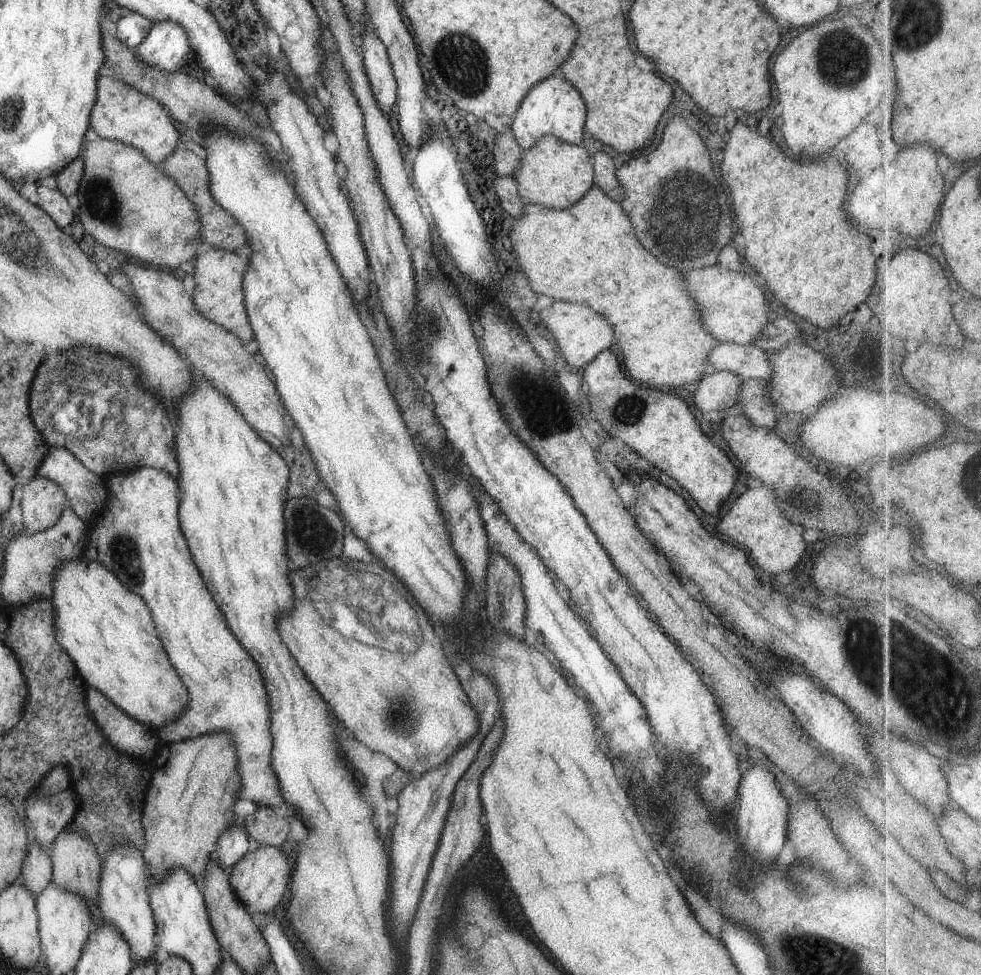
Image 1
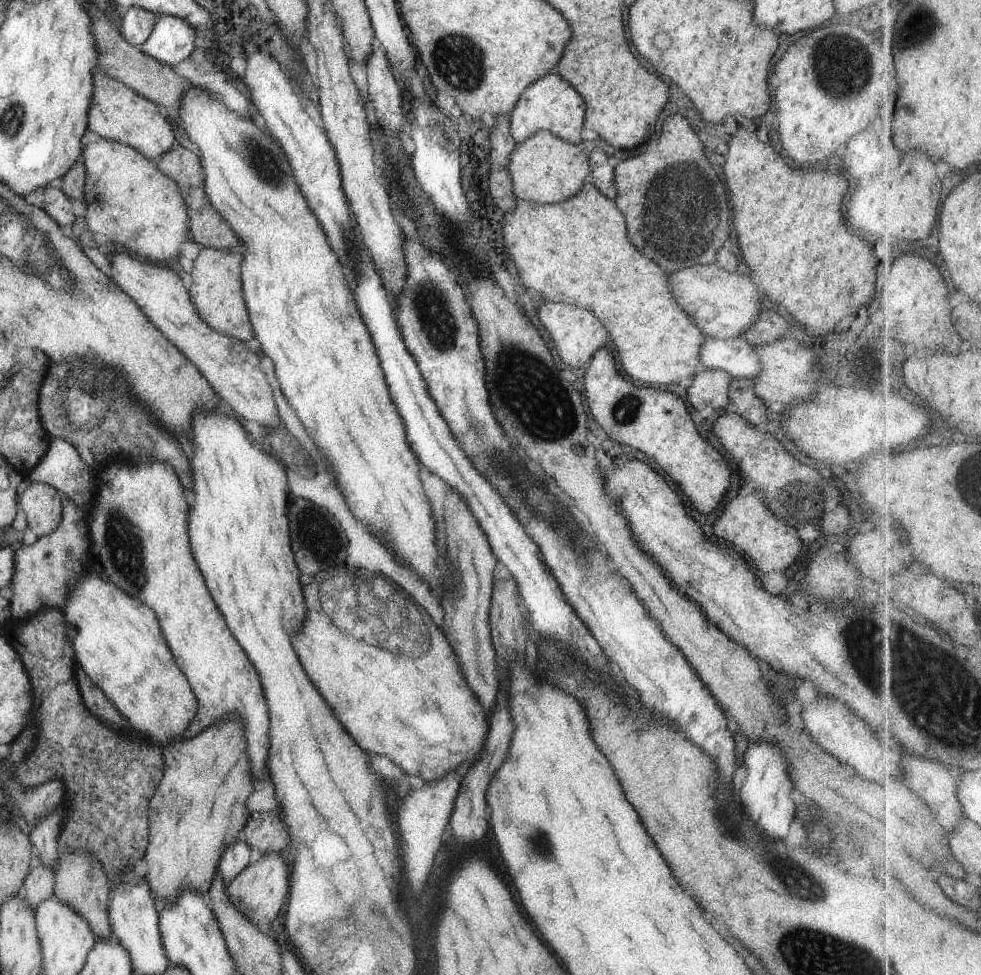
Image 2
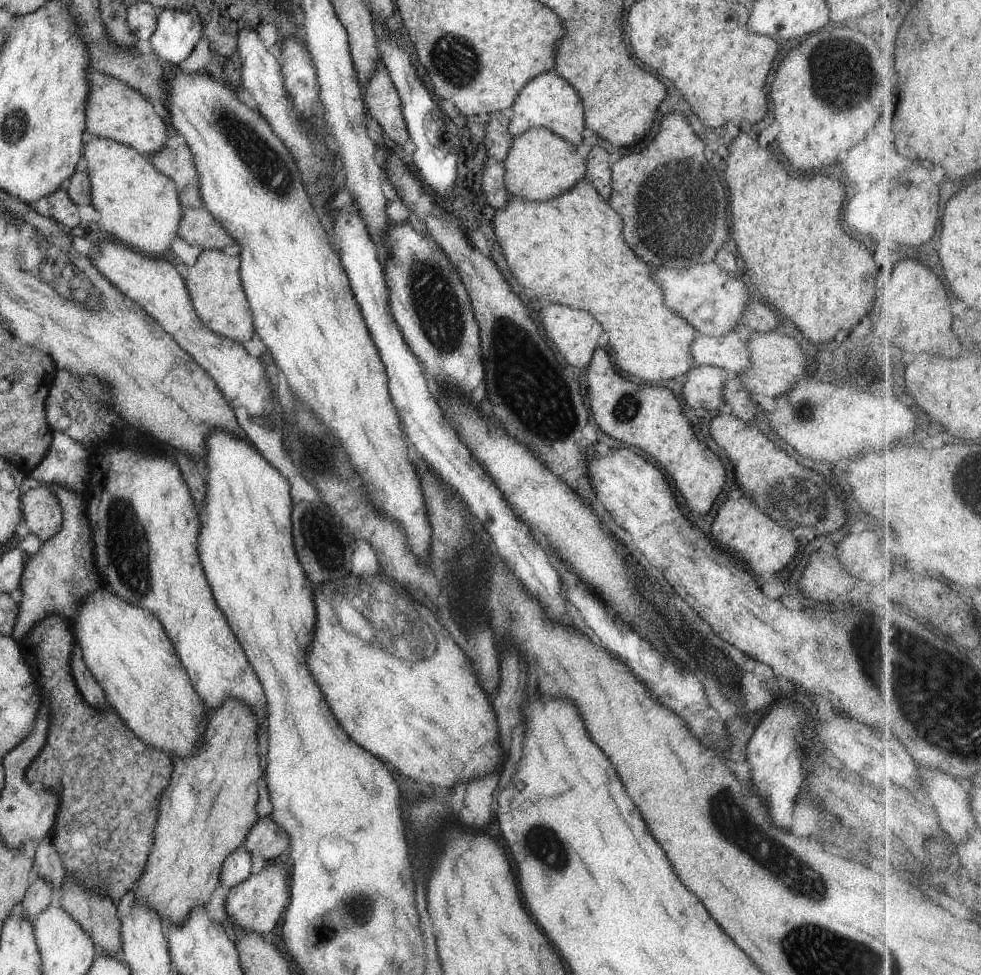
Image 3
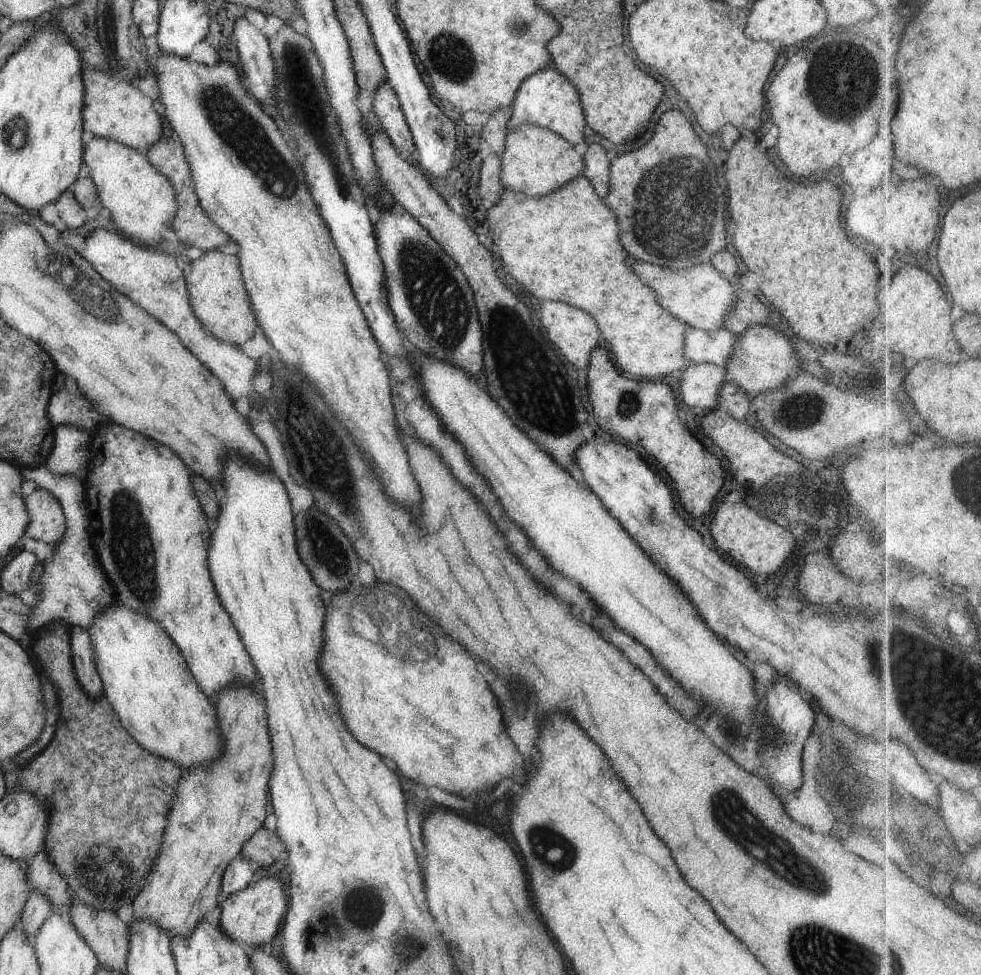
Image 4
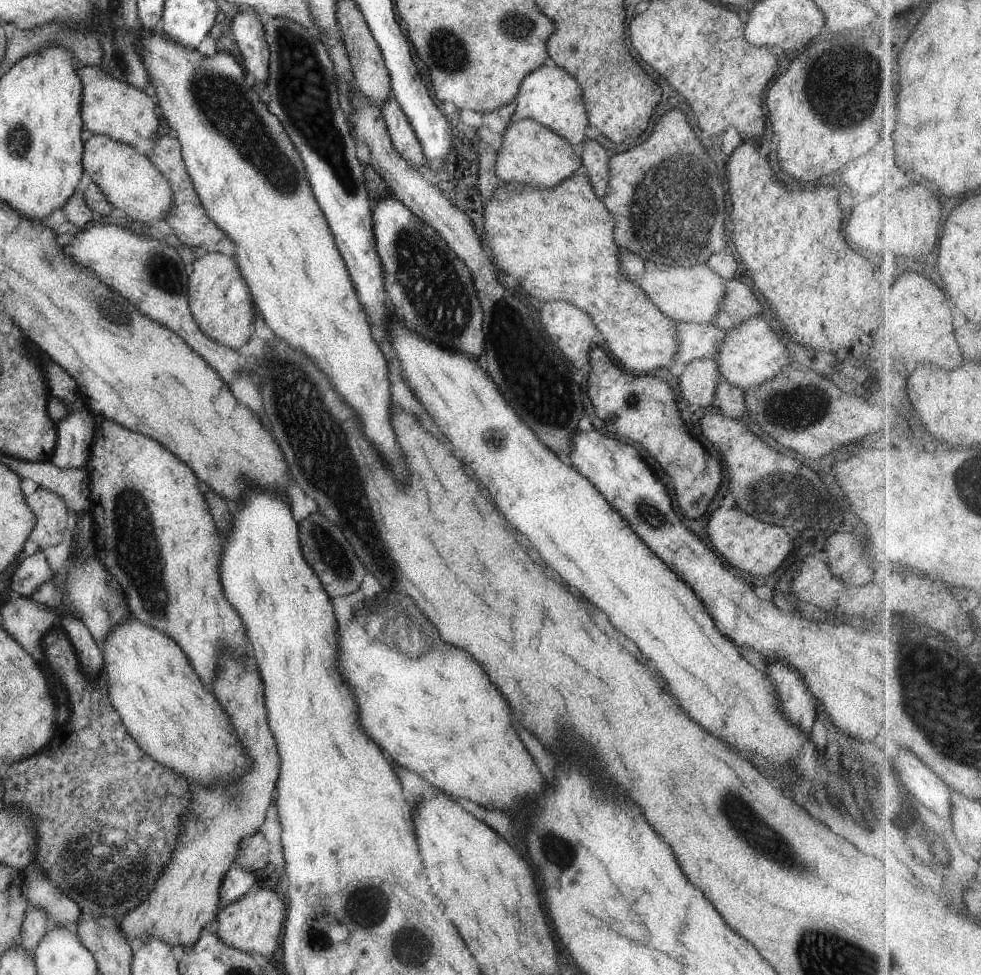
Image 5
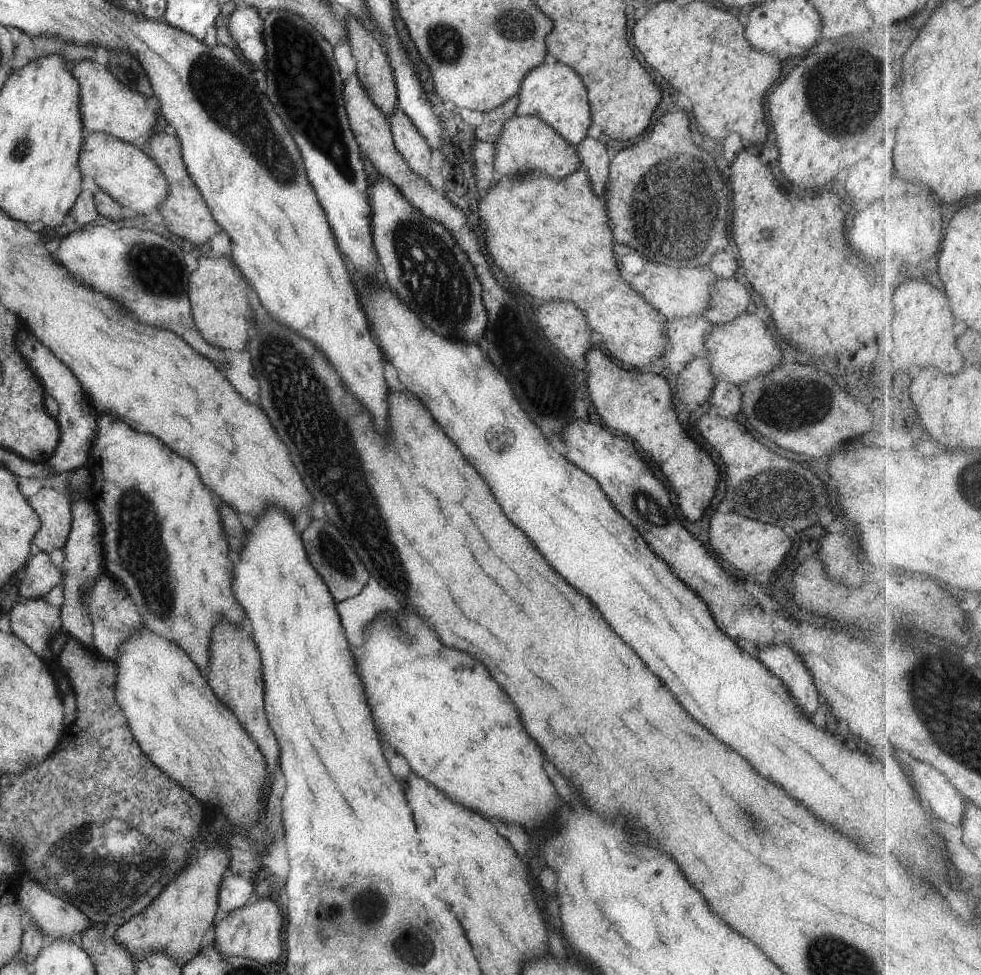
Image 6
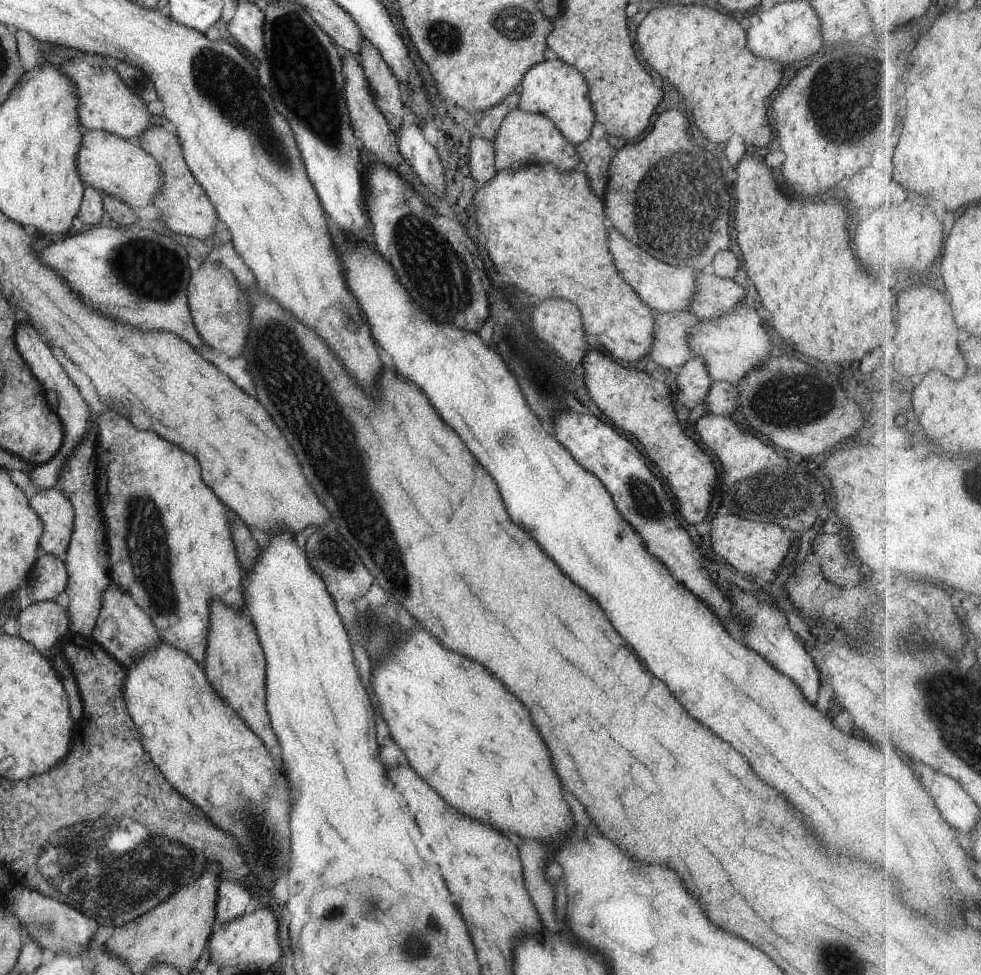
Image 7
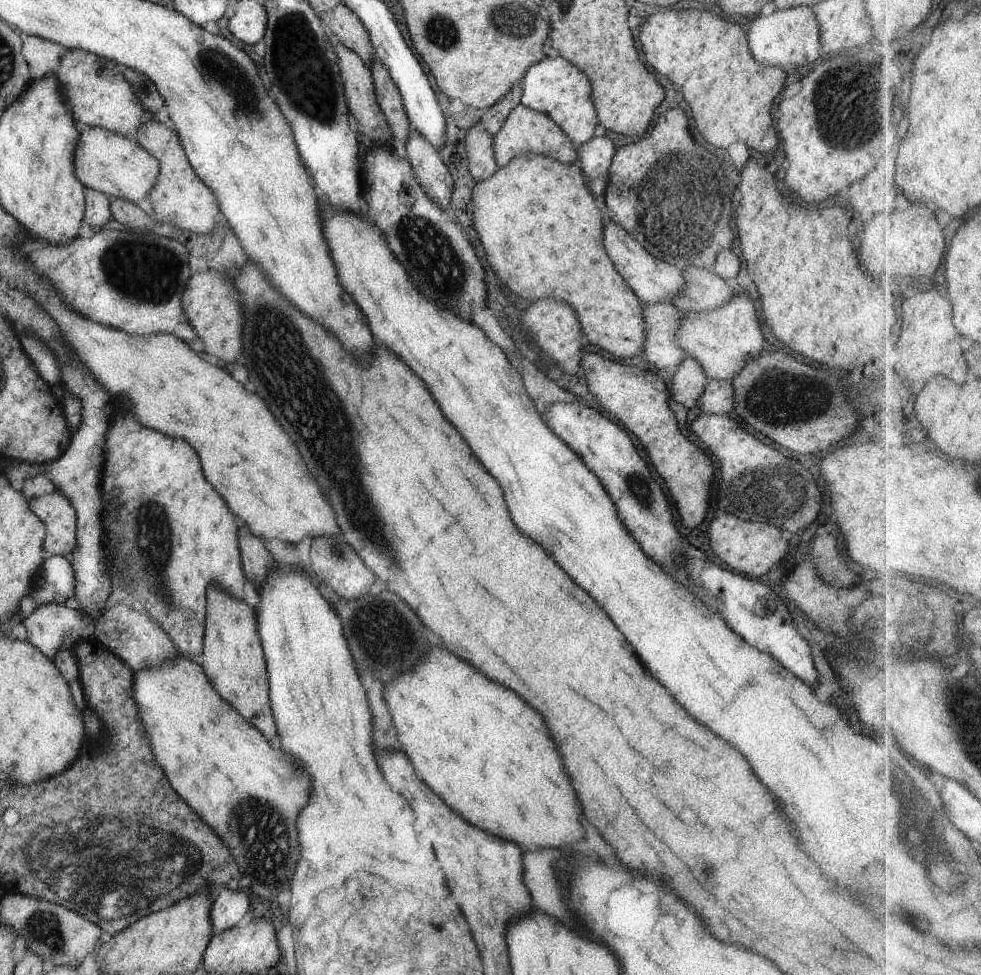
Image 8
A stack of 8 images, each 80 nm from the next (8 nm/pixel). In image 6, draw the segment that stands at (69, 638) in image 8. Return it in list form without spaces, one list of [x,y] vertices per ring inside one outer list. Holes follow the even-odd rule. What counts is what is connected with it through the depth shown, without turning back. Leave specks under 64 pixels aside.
[[[28,599],[27,602],[18,602],[9,617],[12,633],[42,660],[55,659],[51,642],[63,630],[61,608],[54,607],[46,599]]]

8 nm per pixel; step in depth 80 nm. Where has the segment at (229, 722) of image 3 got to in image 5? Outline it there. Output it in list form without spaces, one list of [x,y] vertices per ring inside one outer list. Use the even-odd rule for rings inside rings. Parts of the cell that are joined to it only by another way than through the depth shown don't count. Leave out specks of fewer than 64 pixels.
[[[224,653],[219,660],[217,673],[208,686],[224,710],[232,716],[232,724],[236,728],[238,738],[246,746],[250,758],[254,760],[252,768],[246,772],[246,778],[237,781],[232,787],[203,787],[192,786],[192,802],[190,810],[183,817],[183,831],[178,837],[174,852],[170,862],[161,872],[155,882],[150,894],[135,909],[132,909],[121,921],[121,933],[127,938],[132,946],[138,946],[146,939],[156,937],[164,941],[168,946],[182,946],[183,948],[194,946],[194,943],[201,937],[201,932],[206,924],[214,920],[219,910],[221,902],[219,888],[225,874],[234,866],[239,844],[243,838],[252,836],[258,832],[266,818],[266,809],[274,800],[274,786],[278,780],[278,752],[276,752],[276,740],[268,728],[266,722],[266,708],[264,708],[264,688],[262,679],[256,666],[248,668],[246,662],[242,662],[240,657],[232,656],[232,653]]]

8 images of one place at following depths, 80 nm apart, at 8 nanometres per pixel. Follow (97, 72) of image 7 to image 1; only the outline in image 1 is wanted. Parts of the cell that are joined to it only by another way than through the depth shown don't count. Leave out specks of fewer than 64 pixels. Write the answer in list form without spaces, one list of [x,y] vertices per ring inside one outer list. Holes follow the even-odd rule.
[[[99,76],[97,97],[91,110],[89,127],[102,139],[123,142],[143,152],[151,163],[160,163],[174,152],[181,140],[171,115],[157,100],[112,77]]]

